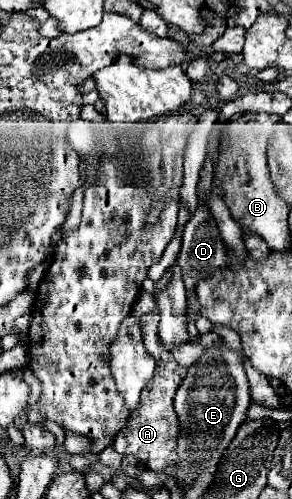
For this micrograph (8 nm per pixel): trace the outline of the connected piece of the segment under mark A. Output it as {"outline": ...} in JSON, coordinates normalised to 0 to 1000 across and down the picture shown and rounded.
{"outline":[[[524,625],[479,637],[490,687],[497,687],[497,699],[538,719],[538,743],[531,743],[524,760],[503,768],[503,780],[490,784],[490,812],[476,812],[476,820],[462,820],[462,828],[449,828],[442,848],[401,868],[401,876],[387,884],[394,904],[408,904],[414,912],[442,912],[442,908],[462,912],[503,940],[538,944],[538,948],[558,944],[565,936],[599,932],[599,880],[613,872],[613,844],[592,824],[592,796],[599,796],[599,780],[613,776],[627,747],[640,747],[640,739],[627,731],[613,731],[558,699],[558,691],[545,691],[545,643],[545,629]]]}

